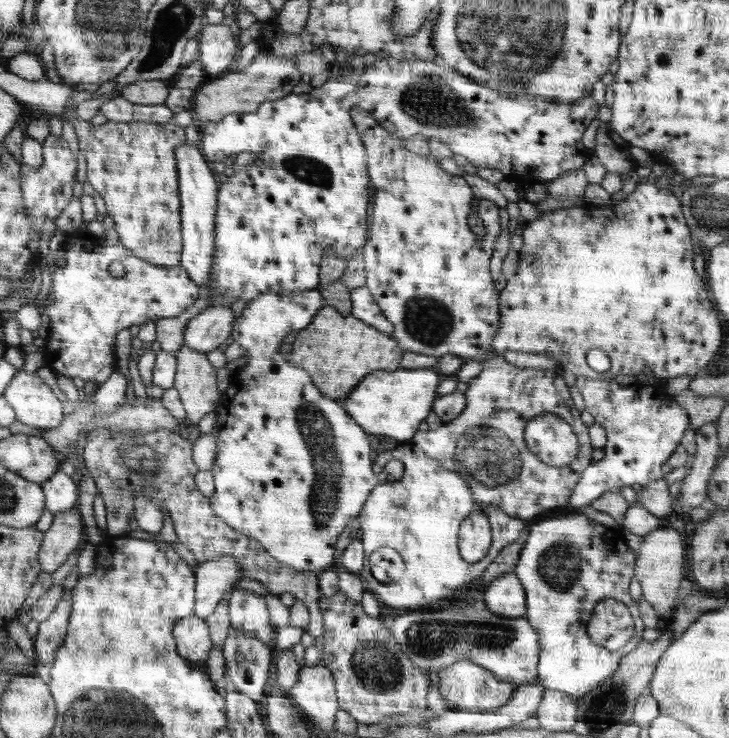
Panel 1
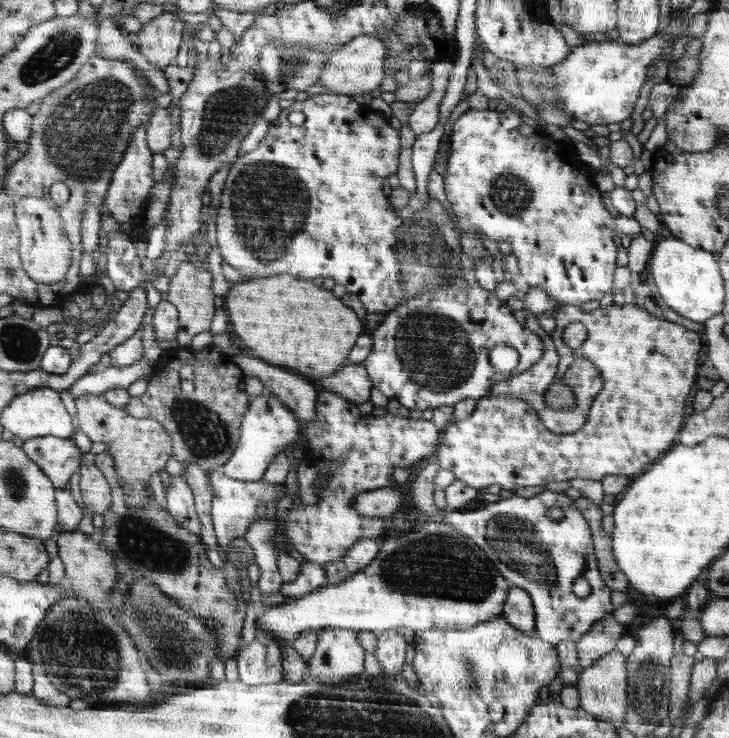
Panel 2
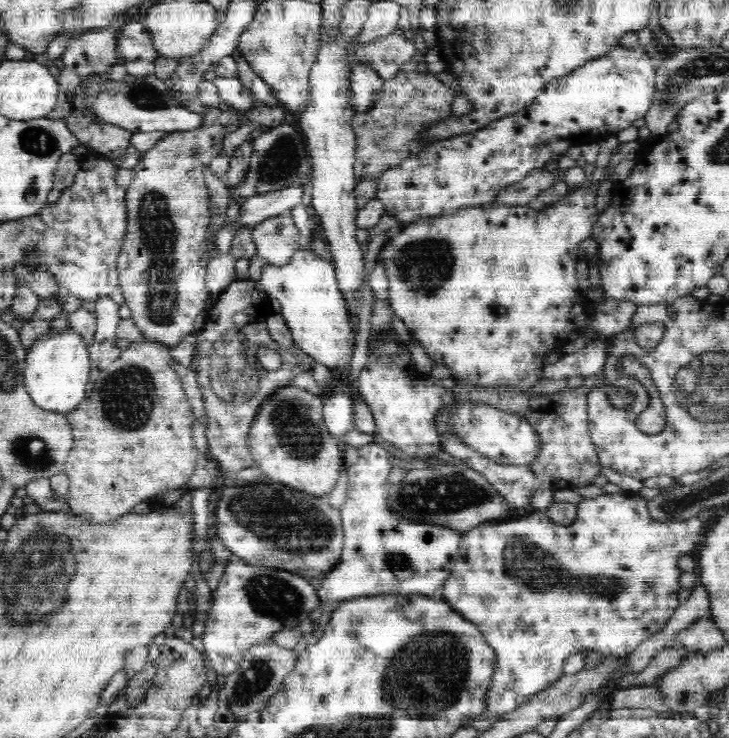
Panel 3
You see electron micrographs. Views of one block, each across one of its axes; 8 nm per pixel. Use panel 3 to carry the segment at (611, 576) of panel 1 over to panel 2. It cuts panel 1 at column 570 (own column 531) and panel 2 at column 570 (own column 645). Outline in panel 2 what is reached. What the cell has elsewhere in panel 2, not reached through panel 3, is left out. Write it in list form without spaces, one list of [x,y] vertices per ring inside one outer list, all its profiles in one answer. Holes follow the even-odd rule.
[[[544,491],[534,497],[525,498],[513,495],[511,498],[500,499],[489,503],[484,507],[468,510],[447,510],[443,516],[438,516],[436,521],[450,524],[452,528],[475,543],[493,561],[514,586],[529,591],[536,611],[535,632],[538,637],[557,646],[560,642],[572,640],[577,643],[588,633],[590,629],[602,618],[612,614],[610,604],[610,587],[600,577],[598,563],[596,562],[595,546],[593,544],[592,530],[584,515],[580,513],[576,505],[572,505],[572,499],[564,492]],[[550,508],[561,508],[564,517],[552,520],[549,517]],[[576,578],[584,578],[590,585],[590,593],[586,597],[577,596],[572,591]]]

